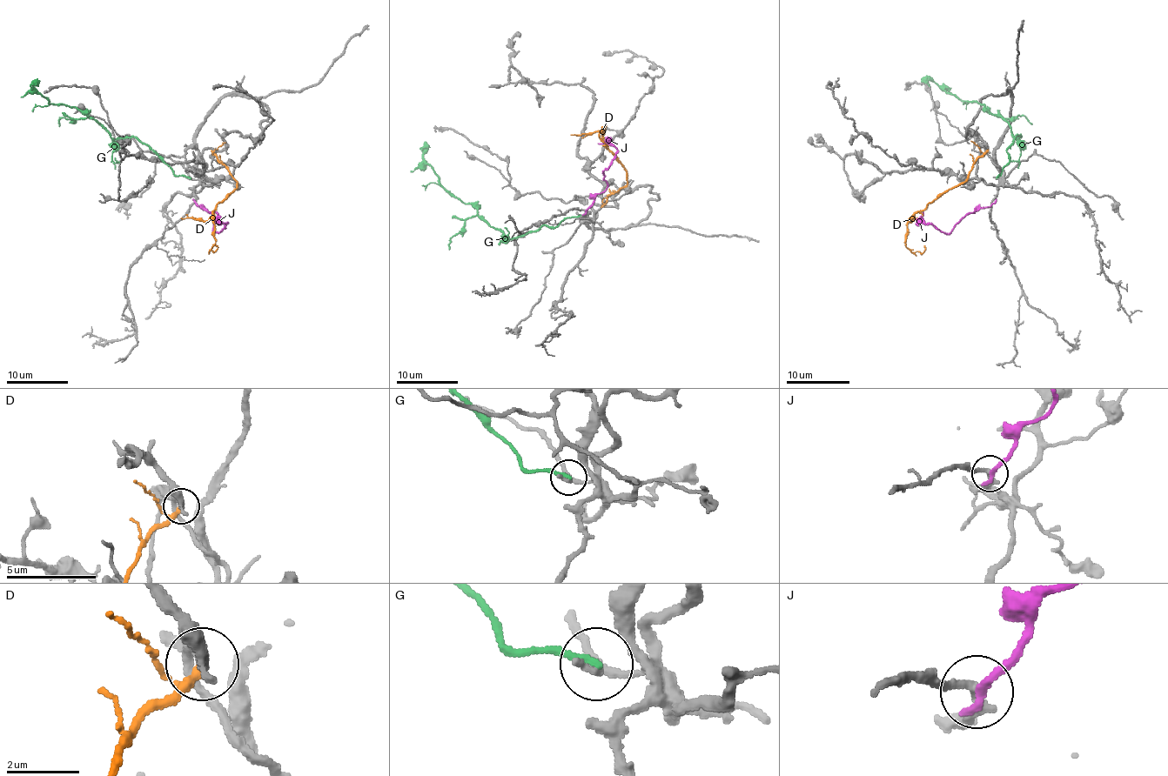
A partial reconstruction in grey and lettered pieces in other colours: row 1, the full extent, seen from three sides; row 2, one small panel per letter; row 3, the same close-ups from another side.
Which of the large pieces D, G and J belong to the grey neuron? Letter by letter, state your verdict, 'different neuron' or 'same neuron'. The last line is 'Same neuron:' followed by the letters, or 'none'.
D: different neuron
G: different neuron
J: different neuron
Same neuron: none

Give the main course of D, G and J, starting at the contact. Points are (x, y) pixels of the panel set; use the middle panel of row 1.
D: (602, 207), (610, 194), (627, 183), (627, 173), (604, 143), (606, 127), (600, 134), (607, 145), (602, 145)
G: (580, 214), (508, 239), (439, 182), (424, 159), (427, 142)
J: (586, 211), (594, 199), (607, 187), (604, 171), (616, 150), (612, 145), (598, 143)

